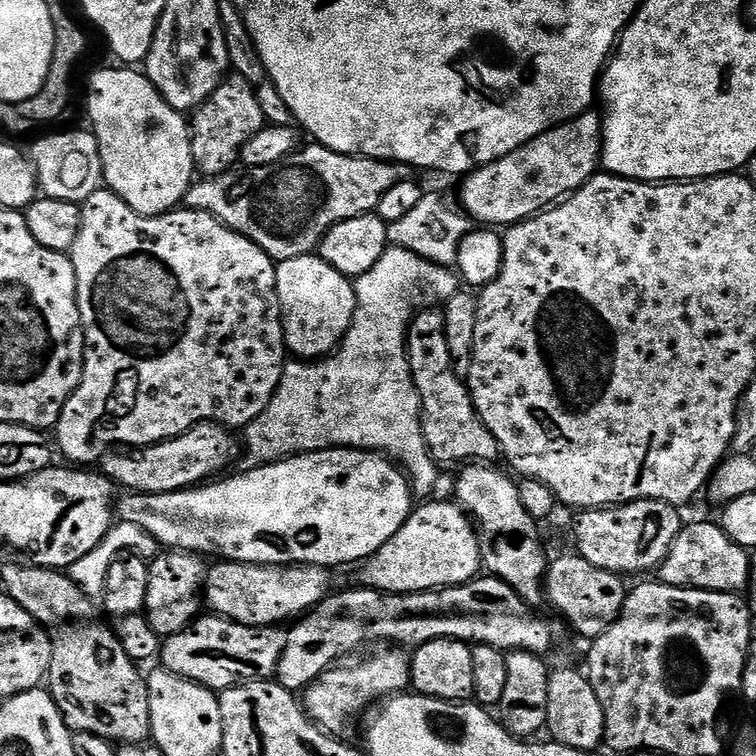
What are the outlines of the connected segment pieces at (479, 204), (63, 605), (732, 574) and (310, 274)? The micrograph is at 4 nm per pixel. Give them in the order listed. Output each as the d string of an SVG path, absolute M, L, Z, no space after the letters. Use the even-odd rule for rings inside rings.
M589 110L565 124L558 124L548 132L543 132L529 144L523 144L506 158L498 158L492 164L483 164L463 177L460 184L461 209L477 225L480 226L511 226L537 216L546 208L553 207L561 198L579 190L590 177L597 175L601 167L600 145L602 143L602 116L599 111Z
M8 564L4 568L4 584L14 602L18 602L36 621L44 625L52 637L54 651L50 673L50 691L64 720L73 733L89 732L103 740L119 742L124 746L140 746L152 735L150 726L150 694L145 673L135 660L122 650L122 642L112 631L112 625L102 615L97 601L72 581L71 575L51 568Z
M719 523L688 524L680 529L674 546L658 569L659 583L675 588L697 588L707 592L743 593L748 587L748 552L721 530Z
M313 254L279 261L276 289L287 351L304 362L315 362L335 352L352 325L356 309L355 283Z

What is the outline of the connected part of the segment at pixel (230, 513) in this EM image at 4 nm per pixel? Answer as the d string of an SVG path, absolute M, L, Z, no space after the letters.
M327 448L321 452L301 452L298 456L287 456L285 460L273 460L271 464L262 464L259 468L248 468L242 476L230 479L228 482L222 483L220 486L214 486L215 484L208 484L205 486L197 486L189 488L183 492L163 492L157 496L145 496L143 494L128 494L125 495L125 500L118 504L118 516L125 524L137 524L142 526L147 532L156 539L165 549L179 550L182 552L194 552L201 557L209 558L208 556L216 556L212 558L219 558L224 562L231 562L234 564L311 564L313 568L326 568L329 570L336 570L339 564L356 564L368 559L369 556L373 556L382 546L386 546L386 542L390 542L390 538L394 538L394 534L398 534L398 530L402 530L402 526L406 522L406 518L411 514L414 507L414 493L412 491L411 483L402 471L399 464L393 462L389 457L379 452L366 452L362 448Z

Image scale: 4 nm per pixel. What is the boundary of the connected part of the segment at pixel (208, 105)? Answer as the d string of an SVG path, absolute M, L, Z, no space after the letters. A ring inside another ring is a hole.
M232 74L221 82L218 90L199 108L190 120L192 157L201 177L223 176L237 167L240 151L266 126L256 88L246 78Z

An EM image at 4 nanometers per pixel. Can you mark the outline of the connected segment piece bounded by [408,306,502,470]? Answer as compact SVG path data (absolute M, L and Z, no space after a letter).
M428 306L412 317L408 326L408 365L420 396L420 425L428 453L441 469L459 469L473 462L501 459L500 443L482 422L467 383L454 374L450 346L446 346L446 322L439 307Z

